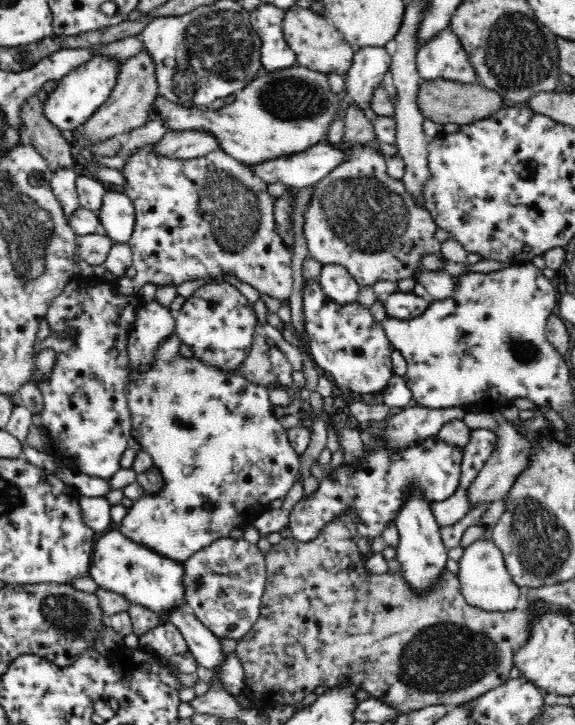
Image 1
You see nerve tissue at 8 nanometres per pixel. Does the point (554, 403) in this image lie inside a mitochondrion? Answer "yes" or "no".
no

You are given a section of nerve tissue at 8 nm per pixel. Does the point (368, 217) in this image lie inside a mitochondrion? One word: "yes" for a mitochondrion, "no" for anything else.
yes

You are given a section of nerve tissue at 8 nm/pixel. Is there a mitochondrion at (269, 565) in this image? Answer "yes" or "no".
no

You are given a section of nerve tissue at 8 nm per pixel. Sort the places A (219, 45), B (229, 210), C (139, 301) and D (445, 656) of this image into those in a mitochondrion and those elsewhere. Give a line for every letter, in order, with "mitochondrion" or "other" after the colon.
A: mitochondrion
B: mitochondrion
C: other
D: mitochondrion

